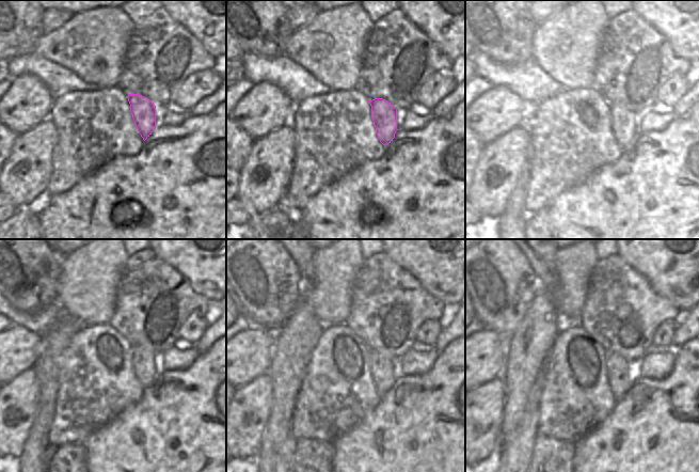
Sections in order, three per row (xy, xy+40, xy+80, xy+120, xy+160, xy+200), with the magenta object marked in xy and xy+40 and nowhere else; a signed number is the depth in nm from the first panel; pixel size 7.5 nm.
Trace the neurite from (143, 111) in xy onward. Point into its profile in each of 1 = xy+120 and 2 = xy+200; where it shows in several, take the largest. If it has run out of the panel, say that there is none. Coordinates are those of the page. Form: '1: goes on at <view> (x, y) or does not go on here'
1: goes on at xy+120 (143, 363)
2: goes on at xy+200 (617, 367)

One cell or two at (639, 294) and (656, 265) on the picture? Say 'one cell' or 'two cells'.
two cells

